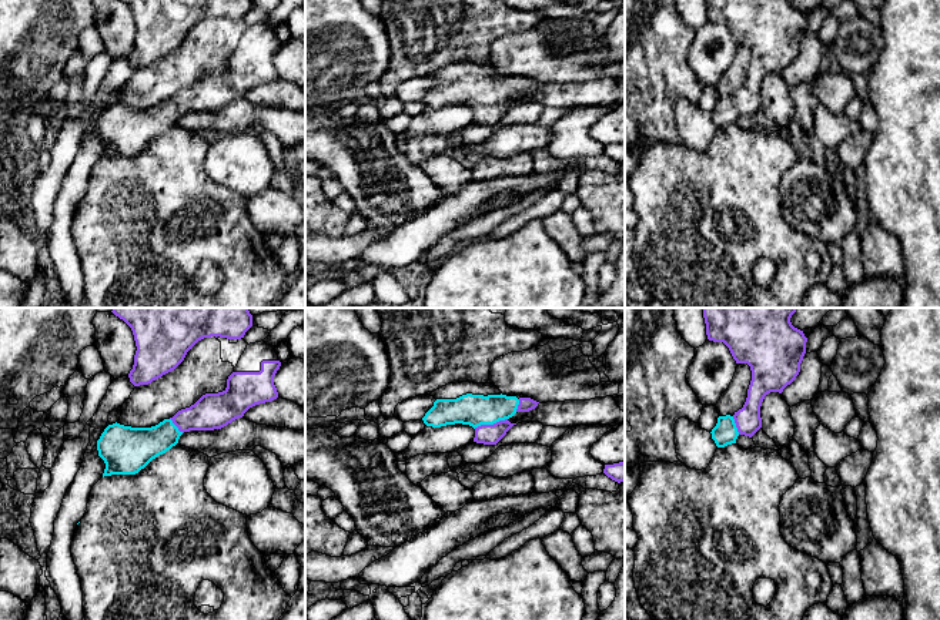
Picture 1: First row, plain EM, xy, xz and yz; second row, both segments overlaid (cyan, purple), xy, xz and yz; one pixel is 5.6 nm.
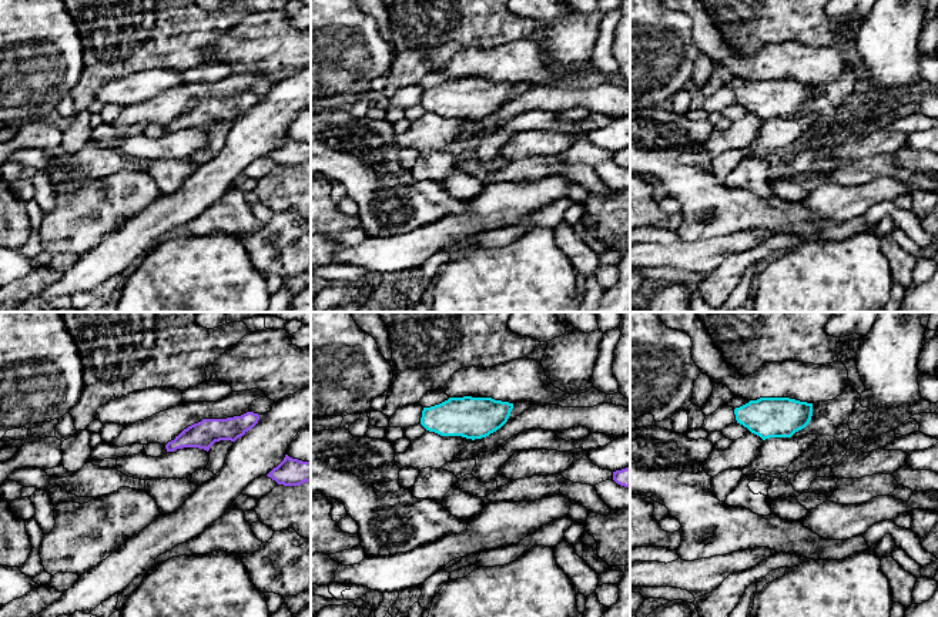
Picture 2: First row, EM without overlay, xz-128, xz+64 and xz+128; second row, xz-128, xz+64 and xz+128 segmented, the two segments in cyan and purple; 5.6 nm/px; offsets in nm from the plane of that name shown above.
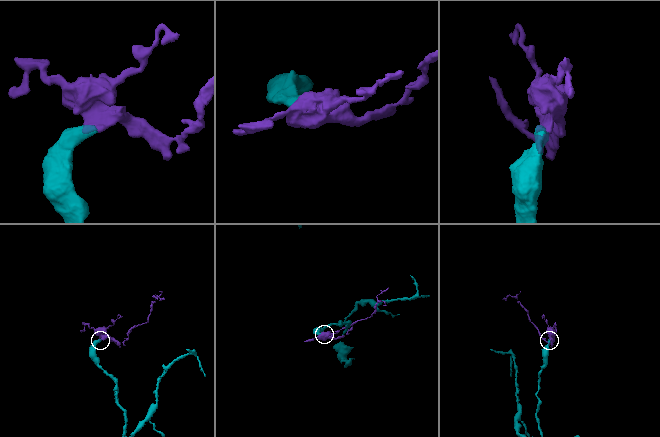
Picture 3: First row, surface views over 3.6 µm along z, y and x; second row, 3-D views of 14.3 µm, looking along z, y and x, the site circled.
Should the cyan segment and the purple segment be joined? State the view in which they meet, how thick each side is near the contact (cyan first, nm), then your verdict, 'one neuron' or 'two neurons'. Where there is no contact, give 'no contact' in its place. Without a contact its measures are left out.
contact in xz; calibres 180 and 110 nm; one neuron

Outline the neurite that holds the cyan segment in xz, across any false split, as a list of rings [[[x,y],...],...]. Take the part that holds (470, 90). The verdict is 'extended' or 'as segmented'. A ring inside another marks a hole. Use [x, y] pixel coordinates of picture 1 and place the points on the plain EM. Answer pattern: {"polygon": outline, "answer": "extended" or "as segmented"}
{"polygon": [[[472,76],[456,80],[436,80],[434,87],[422,98],[426,107],[441,108],[446,105],[469,105],[475,110],[474,123],[496,125],[516,104],[508,100],[516,93],[529,93],[539,83],[531,78],[506,76]]], "answer": "extended"}

